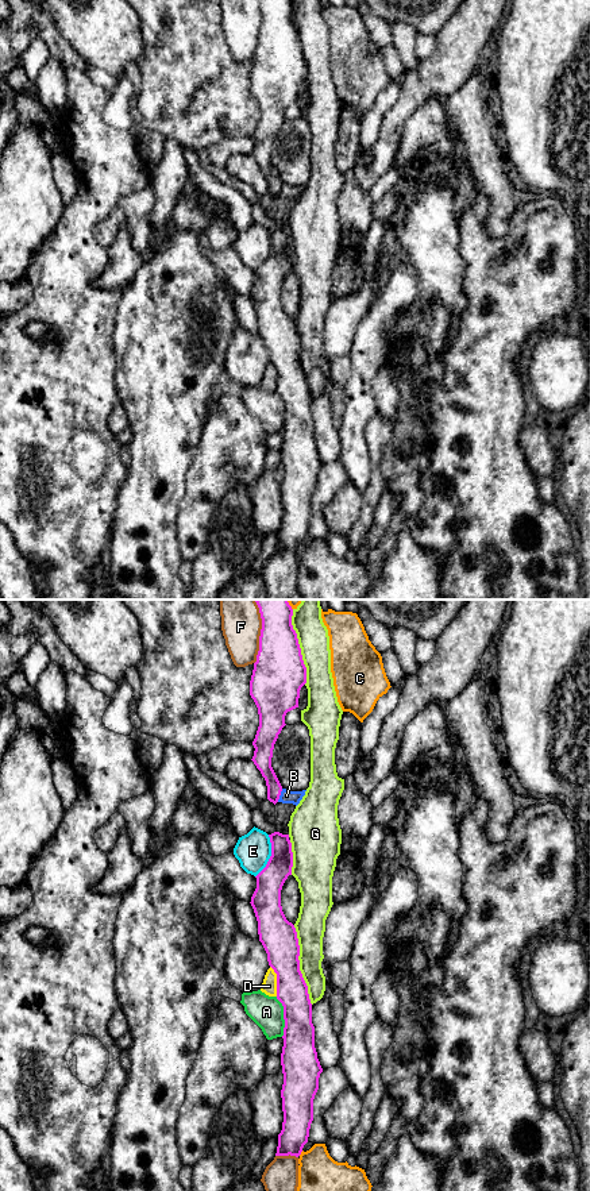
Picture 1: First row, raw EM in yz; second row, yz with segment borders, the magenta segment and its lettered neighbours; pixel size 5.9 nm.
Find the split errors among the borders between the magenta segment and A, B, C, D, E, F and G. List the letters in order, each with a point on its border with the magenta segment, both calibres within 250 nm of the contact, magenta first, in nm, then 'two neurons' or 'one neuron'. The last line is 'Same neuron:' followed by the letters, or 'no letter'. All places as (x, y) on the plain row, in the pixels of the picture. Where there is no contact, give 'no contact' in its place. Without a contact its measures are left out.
A: yz (284, 412) | 220/190 nm | two neurons
B: yz (280, 189) | 110/80 nm | two neurons
C: yz (300, 548) | 180/320 nm | two neurons
D: yz (277, 376) | 220/90 nm | two neurons
E: yz (270, 251) | 170/200 nm | two neurons
F: yz (261, 30) | 300/240 nm | two neurons
G: yz (299, 359) | 220/180 nm | two neurons
Same neuron: no letter

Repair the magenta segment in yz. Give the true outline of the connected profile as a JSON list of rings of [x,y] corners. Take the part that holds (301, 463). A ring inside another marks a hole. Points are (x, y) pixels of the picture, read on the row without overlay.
[[[274,227],[269,230],[271,238],[271,251],[266,262],[255,271],[257,284],[251,292],[251,301],[258,316],[258,329],[266,348],[269,361],[277,369],[277,394],[284,401],[284,442],[281,460],[284,479],[281,485],[284,517],[278,529],[275,551],[296,551],[302,547],[308,537],[311,519],[313,516],[313,494],[319,485],[319,473],[323,467],[315,443],[315,421],[312,419],[312,398],[308,381],[300,366],[300,340],[296,323],[289,317],[281,301],[281,285],[292,270],[293,247],[289,230]]]

